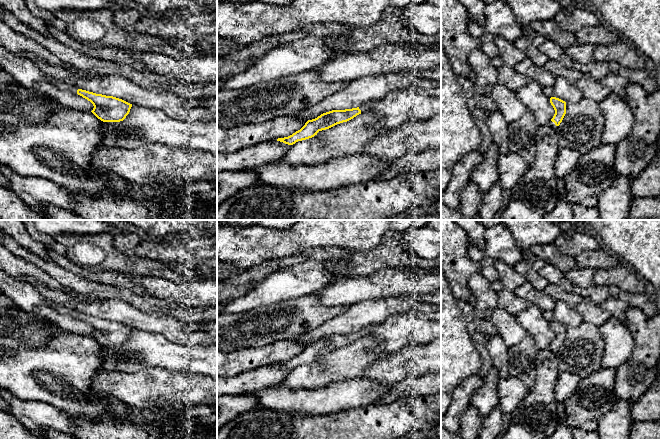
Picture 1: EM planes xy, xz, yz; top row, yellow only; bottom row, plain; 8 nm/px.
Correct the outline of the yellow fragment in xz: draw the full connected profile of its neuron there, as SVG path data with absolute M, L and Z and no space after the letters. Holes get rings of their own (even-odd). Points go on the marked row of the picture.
M379 99L372 100L357 108L345 110L332 110L321 114L315 119L308 120L305 125L292 135L284 138L278 138L277 141L288 145L293 145L298 141L306 140L317 135L319 131L329 129L337 124L347 122L361 113L369 111Z

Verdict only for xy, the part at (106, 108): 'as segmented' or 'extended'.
as segmented

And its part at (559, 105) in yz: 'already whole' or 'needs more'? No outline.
needs more

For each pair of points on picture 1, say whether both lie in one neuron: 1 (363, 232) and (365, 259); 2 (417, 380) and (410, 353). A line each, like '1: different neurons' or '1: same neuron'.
1: different neurons
2: different neurons

